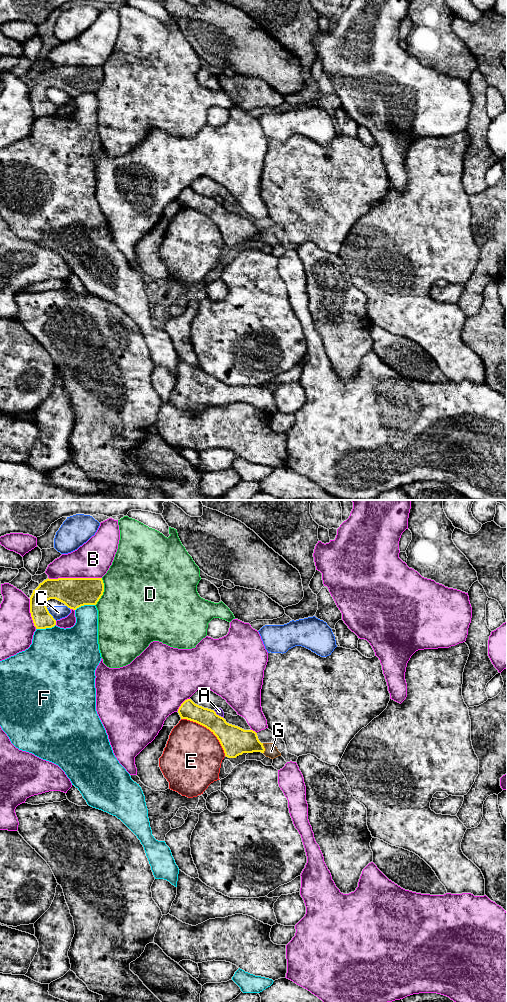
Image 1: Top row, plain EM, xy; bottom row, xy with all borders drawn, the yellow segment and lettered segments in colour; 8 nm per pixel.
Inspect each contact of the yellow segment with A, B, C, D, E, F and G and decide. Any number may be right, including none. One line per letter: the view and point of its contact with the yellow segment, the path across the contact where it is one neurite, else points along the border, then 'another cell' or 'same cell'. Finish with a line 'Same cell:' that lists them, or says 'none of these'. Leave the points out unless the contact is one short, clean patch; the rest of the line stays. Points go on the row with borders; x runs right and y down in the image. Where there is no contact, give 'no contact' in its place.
A: meets yellow in xy at (218, 715); another cell
B: meets yellow in xy at (75, 578); another cell
C: meets yellow in xy at (50, 614); another cell
D: meets yellow in xy at (103, 591); another cell
E: meets yellow in xy at (208, 728); another cell
F: meets yellow in xy at (84, 604); another cell
G: meets yellow in xy at (264, 748); runs through xy (235, 741), (247, 741), (264, 748), (271, 751); same cell
Same cell: G

